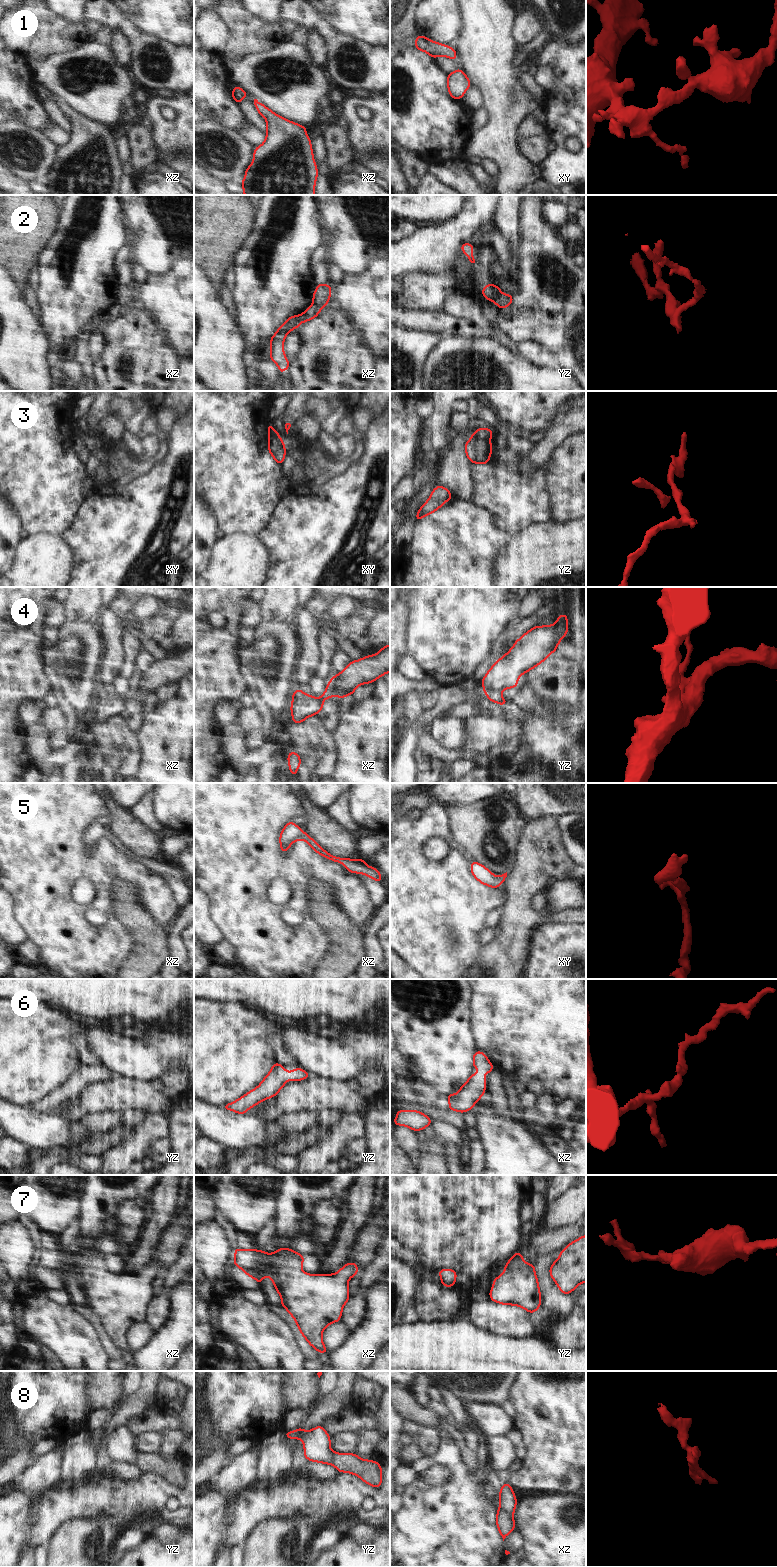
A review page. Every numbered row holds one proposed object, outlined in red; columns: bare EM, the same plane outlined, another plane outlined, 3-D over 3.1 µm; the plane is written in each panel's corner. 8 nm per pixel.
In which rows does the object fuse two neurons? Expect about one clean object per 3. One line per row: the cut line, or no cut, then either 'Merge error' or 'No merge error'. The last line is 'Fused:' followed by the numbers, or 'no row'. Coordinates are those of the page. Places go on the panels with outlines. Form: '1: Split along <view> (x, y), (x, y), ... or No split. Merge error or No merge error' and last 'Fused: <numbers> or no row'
1: No split. No merge error
2: Split along xz (313, 302), (320, 308). Merge error
3: Split along yz (473, 434), (476, 437), (488, 440). Merge error
4: Split along yz (500, 691), (488, 691), (485, 693). Merge error
5: No split. No merge error
6: No split. No merge error
7: No split. No merge error
8: Split along xz (499, 1508), (512, 1514). Merge error
Fused: 2, 3, 4, 8

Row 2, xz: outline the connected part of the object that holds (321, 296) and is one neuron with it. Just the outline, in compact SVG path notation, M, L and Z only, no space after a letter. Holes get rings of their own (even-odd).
M317 284L317 289L313 293L313 303L315 303L320 309L325 308L325 305L329 302L331 298L330 293L330 284Z

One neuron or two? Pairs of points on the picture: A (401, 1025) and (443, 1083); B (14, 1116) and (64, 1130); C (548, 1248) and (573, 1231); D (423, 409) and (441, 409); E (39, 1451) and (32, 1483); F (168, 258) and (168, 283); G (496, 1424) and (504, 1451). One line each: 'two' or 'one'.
A: one
B: one
C: one
D: two
E: two
F: two
G: two

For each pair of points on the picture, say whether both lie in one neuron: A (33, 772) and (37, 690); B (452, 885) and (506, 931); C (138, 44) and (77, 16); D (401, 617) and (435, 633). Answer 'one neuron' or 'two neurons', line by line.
A: two neurons
B: two neurons
C: two neurons
D: two neurons

